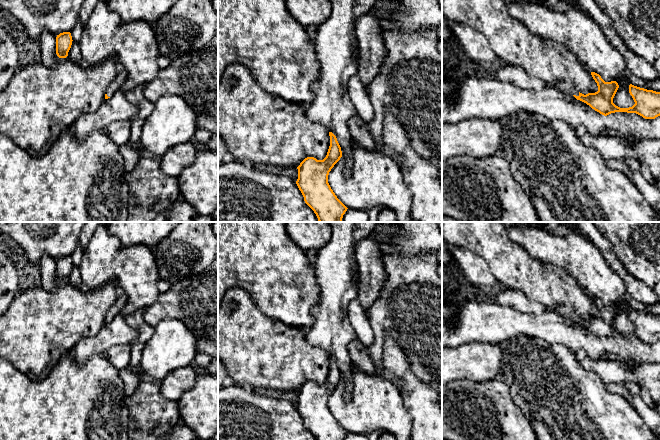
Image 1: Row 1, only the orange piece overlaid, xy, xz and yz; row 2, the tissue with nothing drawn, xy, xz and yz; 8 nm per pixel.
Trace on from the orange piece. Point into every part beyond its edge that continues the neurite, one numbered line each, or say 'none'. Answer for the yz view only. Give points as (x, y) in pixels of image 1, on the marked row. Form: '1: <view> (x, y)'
1: yz (509, 74)

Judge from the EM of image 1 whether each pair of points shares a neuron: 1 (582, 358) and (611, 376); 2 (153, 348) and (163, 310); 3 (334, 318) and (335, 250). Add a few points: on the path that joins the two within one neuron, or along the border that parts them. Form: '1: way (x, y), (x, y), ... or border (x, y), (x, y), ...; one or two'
1: way (589, 364), (604, 369); one
2: border (183, 322), (173, 318), (163, 318), (154, 327); two
3: way (334, 301), (335, 267); one

